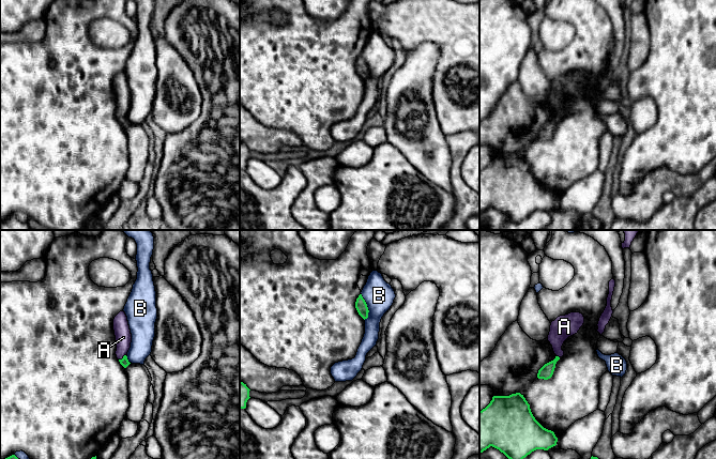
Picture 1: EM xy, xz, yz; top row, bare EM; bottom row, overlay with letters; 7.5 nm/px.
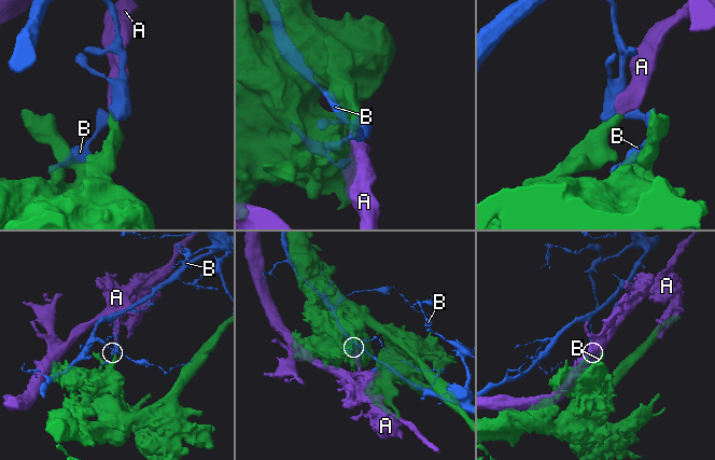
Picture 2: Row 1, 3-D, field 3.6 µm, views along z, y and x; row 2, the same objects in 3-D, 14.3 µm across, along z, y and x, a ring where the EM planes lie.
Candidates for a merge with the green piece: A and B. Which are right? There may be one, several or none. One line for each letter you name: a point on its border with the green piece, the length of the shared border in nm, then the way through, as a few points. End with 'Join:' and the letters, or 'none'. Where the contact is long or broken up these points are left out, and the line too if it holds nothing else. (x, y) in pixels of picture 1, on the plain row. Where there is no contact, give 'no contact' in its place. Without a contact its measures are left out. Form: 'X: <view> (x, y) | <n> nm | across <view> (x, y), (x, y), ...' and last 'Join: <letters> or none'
Join: none

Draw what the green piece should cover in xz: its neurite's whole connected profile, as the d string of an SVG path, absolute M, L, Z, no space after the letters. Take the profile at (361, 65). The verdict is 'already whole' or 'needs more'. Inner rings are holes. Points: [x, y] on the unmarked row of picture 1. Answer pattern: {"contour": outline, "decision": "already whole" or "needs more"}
{"contour": "M360 55L359 58L356 59L355 68L359 73L359 75L364 80L368 78L369 71L368 71L367 64L366 64L365 60L363 59L362 55Z", "decision": "already whole"}

